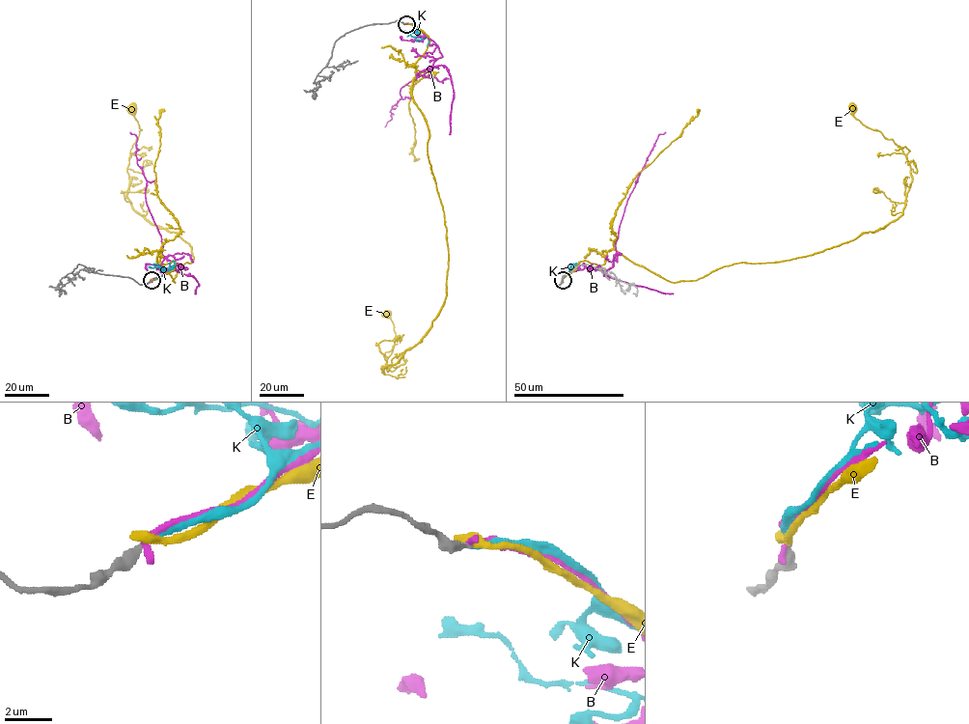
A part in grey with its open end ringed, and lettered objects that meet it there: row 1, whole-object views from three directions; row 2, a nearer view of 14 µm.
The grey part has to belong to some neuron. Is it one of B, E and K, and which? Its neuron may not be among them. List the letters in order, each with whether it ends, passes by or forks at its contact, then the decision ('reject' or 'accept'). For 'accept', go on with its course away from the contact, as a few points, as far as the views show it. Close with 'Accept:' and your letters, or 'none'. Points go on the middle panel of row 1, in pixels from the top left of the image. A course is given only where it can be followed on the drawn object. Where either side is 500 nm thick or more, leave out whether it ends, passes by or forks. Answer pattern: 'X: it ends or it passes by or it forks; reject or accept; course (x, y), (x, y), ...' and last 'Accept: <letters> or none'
B: it ends; reject
E: it ends; reject
K: it ends; accept; course (405, 24), (414, 24), (426, 37), (403, 33)
Accept: K

